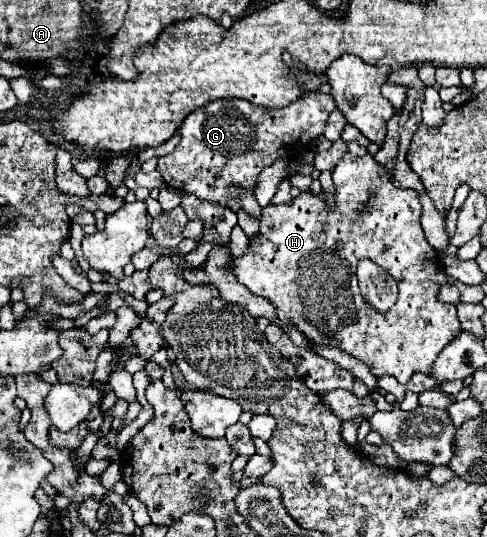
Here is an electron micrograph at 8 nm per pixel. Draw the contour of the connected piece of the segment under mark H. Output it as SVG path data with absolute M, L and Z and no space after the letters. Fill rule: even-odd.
M346 153L346 155L338 161L338 165L332 169L332 181L334 181L334 203L336 203L332 213L326 211L326 195L324 195L324 191L320 191L318 195L312 193L312 191L302 191L302 193L300 193L298 197L294 197L288 205L268 205L268 207L264 207L264 209L262 209L262 217L260 217L260 235L250 241L250 253L244 255L244 257L238 257L238 259L234 261L234 263L236 263L234 273L236 273L236 277L238 277L238 281L240 281L244 287L248 287L254 295L258 295L258 297L264 295L266 299L272 301L272 305L274 305L274 309L276 309L278 323L280 323L280 327L282 327L284 331L288 331L290 327L296 327L296 329L304 335L304 339L308 341L308 345L312 345L312 347L324 347L324 345L328 345L328 347L338 347L338 349L342 349L344 353L348 353L348 355L360 359L360 361L372 371L374 377L392 375L392 377L396 377L400 383L406 383L406 381L408 381L414 373L418 373L418 371L420 371L420 373L428 373L428 371L432 369L432 363L436 361L436 357L442 353L442 349L444 349L452 339L456 339L456 337L460 335L460 331L462 331L462 329L460 329L458 315L456 315L456 305L446 305L446 303L440 303L440 301L436 299L436 289L440 289L442 285L446 285L446 279L450 279L450 277L448 277L446 271L438 265L438 259L434 257L434 255L438 255L438 253L436 253L436 249L434 249L432 245L428 245L428 241L426 241L426 237L424 237L424 231L422 231L422 225L420 225L422 205L420 205L420 201L418 201L418 193L412 191L412 189L398 189L398 187L394 187L394 185L390 183L390 179L388 179L388 171L386 171L380 163L376 163L372 155L354 157L354 155ZM262 239L272 239L264 251L262 251ZM360 259L370 259L370 261L378 263L382 269L390 271L390 275L398 281L400 295L398 295L398 301L394 303L392 309L380 313L380 311L370 309L370 305L364 301L364 297L362 297L362 293L360 293L360 289L358 289L358 281L356 281L356 265L358 265Z

